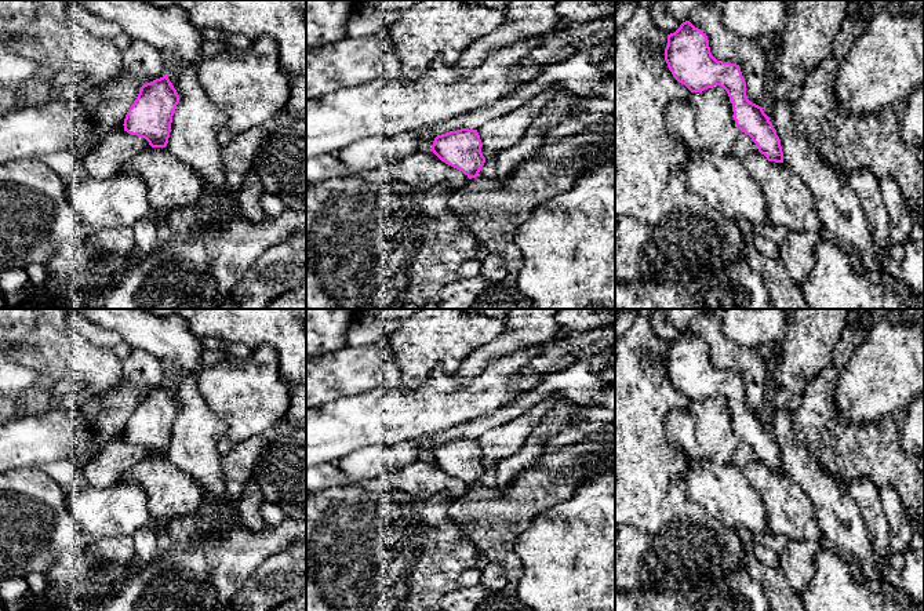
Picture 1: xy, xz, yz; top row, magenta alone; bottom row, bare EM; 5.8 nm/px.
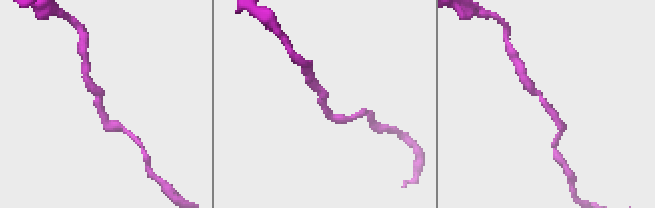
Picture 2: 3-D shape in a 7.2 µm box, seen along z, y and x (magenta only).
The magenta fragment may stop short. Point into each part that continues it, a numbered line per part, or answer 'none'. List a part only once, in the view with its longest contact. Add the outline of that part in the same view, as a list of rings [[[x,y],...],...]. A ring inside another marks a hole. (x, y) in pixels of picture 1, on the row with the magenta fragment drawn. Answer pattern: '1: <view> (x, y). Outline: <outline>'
none

